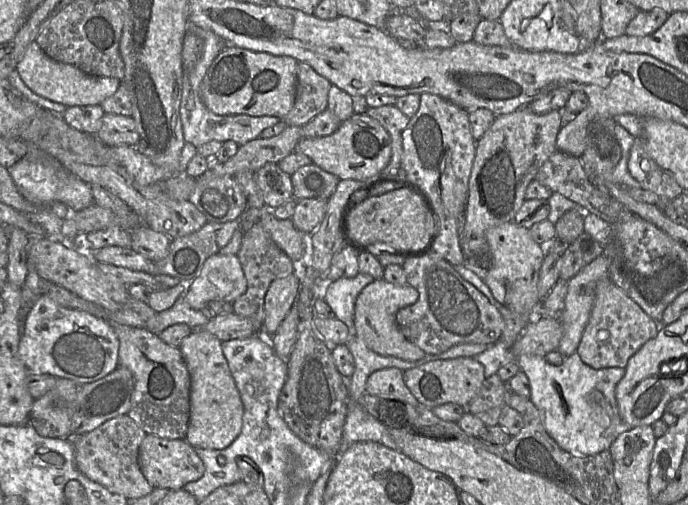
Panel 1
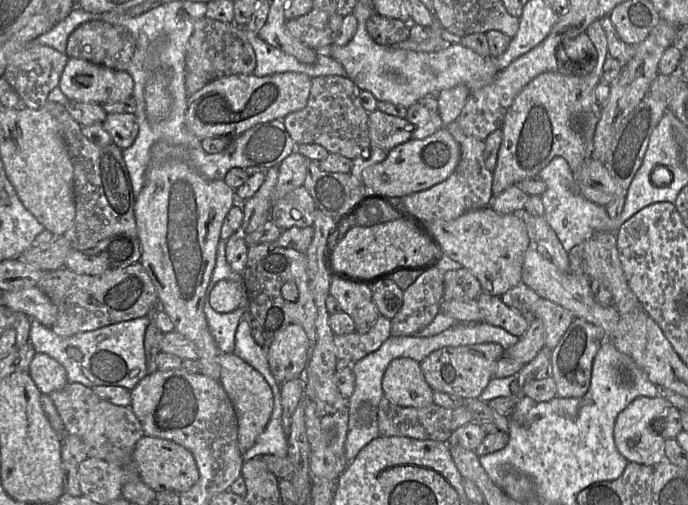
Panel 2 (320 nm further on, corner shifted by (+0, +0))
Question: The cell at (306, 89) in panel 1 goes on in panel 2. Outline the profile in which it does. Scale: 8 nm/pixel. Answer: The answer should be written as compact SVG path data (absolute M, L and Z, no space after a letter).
M319 76L311 79L311 88L306 106L288 114L283 120L285 128L296 144L317 144L329 151L343 155L351 160L369 158L371 140L368 132L369 113L360 100L360 89L348 77Z

